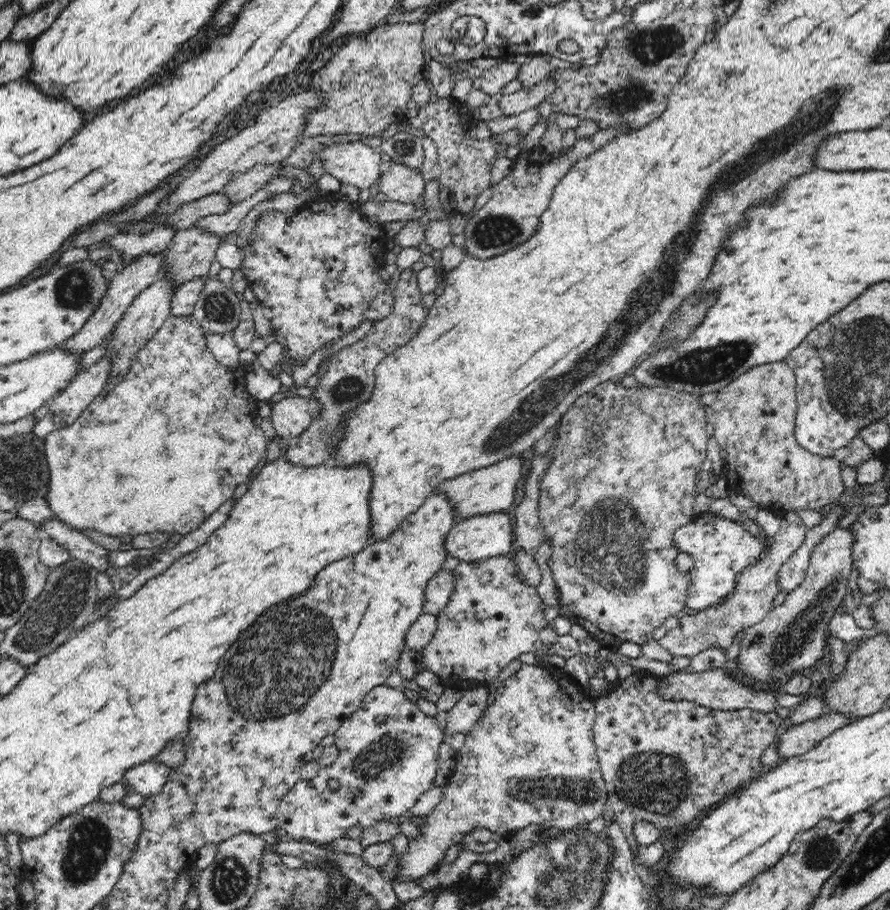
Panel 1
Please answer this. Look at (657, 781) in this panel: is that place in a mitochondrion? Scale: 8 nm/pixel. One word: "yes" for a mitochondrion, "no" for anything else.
yes

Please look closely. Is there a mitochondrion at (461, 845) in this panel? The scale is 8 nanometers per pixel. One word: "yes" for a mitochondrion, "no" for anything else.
no

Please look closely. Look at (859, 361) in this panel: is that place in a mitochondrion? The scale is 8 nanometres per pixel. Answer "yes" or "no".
yes

